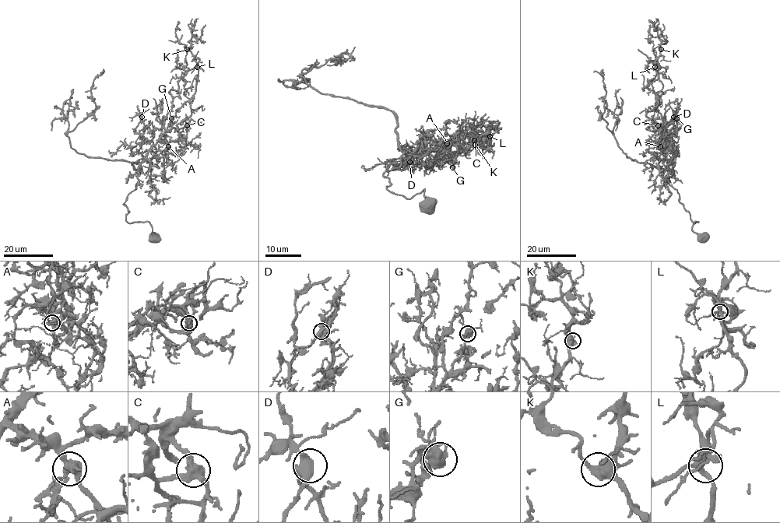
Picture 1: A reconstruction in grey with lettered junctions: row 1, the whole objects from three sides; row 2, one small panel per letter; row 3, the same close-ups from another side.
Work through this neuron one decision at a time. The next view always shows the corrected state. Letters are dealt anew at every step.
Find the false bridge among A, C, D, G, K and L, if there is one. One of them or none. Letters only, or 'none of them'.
C

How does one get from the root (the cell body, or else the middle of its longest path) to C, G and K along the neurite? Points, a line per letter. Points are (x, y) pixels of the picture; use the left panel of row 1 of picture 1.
C: (155, 237), (149, 222), (126, 220), (128, 210), (124, 203), (135, 188), (145, 153), (166, 131), (186, 125)
G: (155, 237), (149, 222), (126, 220), (128, 210), (124, 203), (135, 188), (140, 163), (171, 118)
K: (155, 237), (149, 222), (126, 220), (124, 203), (145, 153), (164, 132), (178, 82), (195, 66), (187, 49)

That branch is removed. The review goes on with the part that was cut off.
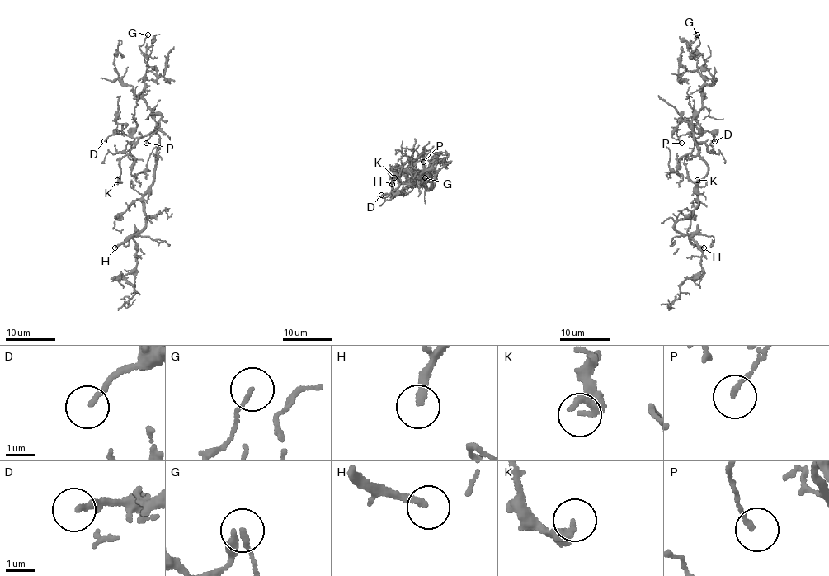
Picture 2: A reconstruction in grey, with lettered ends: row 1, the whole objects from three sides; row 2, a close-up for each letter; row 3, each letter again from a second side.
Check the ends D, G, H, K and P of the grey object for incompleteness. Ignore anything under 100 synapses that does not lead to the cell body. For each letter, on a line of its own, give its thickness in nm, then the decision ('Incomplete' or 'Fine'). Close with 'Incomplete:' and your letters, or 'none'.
D: Thickness 190 nm. Fine
G: Thickness 100 nm. Fine
H: Thickness 240 nm. Incomplete
K: Thickness 200 nm. Fine
P: Thickness 160 nm. Fine
Incomplete: H

